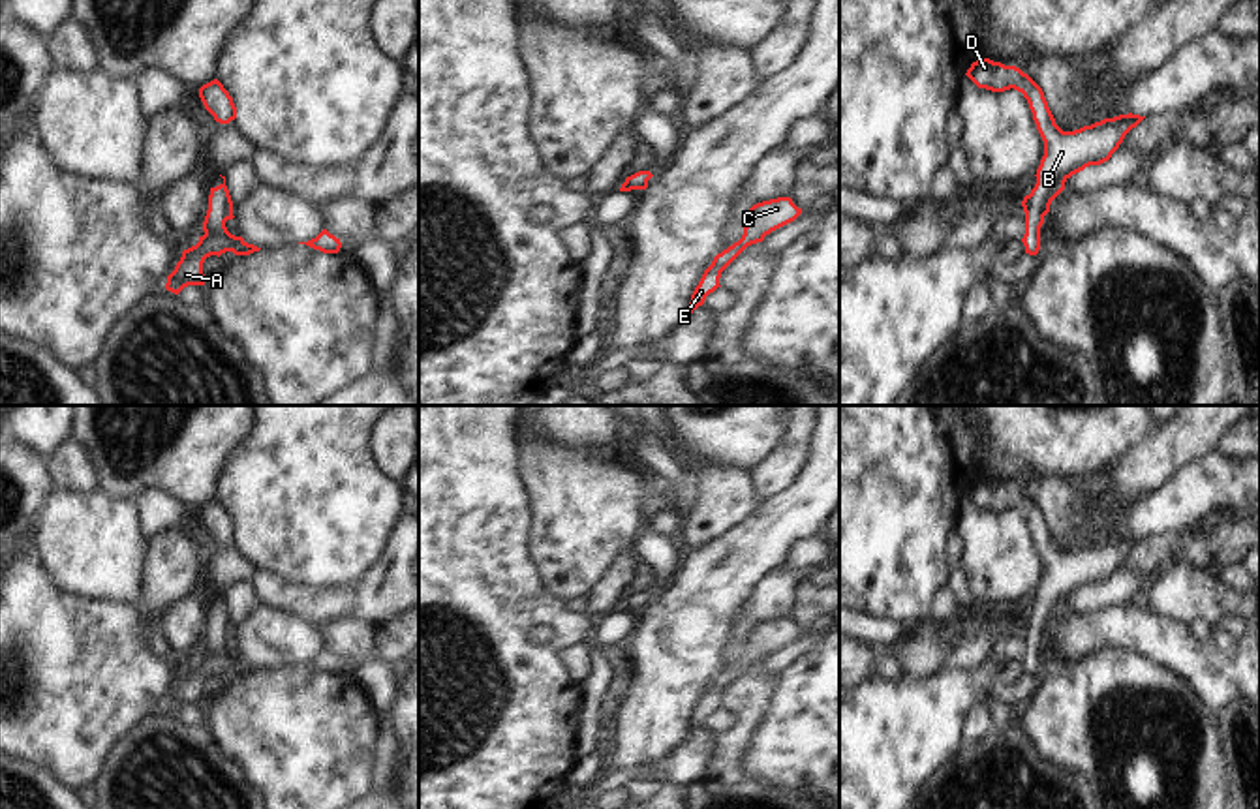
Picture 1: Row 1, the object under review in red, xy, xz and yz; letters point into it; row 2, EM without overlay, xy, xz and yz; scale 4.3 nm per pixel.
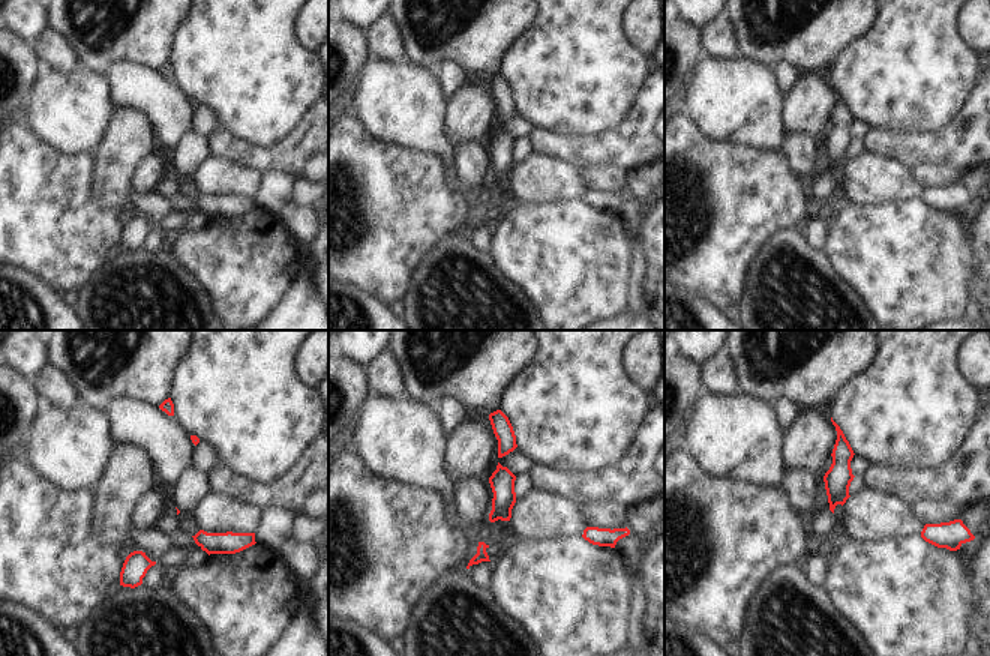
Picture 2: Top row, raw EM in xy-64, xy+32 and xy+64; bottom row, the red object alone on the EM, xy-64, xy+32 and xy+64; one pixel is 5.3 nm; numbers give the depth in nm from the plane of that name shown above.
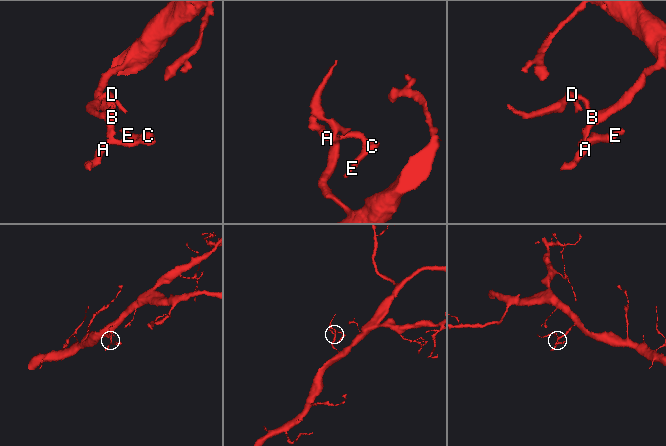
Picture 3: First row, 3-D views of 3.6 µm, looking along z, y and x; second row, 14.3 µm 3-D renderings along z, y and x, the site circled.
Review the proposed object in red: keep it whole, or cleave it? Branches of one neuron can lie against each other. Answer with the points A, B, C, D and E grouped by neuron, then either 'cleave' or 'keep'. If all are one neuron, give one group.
A B C D E; keep

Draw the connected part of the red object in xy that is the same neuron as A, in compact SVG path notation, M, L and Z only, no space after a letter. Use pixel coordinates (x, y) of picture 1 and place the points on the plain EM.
M223 603L210 608L208 631L203 642L205 655L199 663L182 672L175 691L167 696L165 710L178 715L188 706L205 706L203 683L210 676L222 676L233 672L235 676L250 676L261 668L248 664L242 657L235 657L227 651L225 642L233 640L233 621Z

